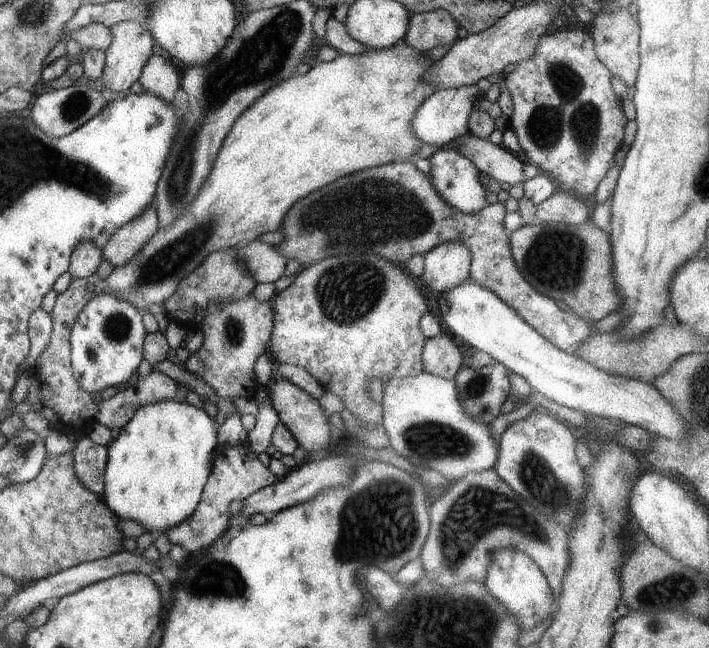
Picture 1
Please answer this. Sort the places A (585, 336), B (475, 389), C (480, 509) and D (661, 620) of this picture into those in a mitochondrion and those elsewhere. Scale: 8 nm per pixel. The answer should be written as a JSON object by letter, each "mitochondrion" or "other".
{"A":"other","B":"mitochondrion","C":"mitochondrion","D":"mitochondrion"}

